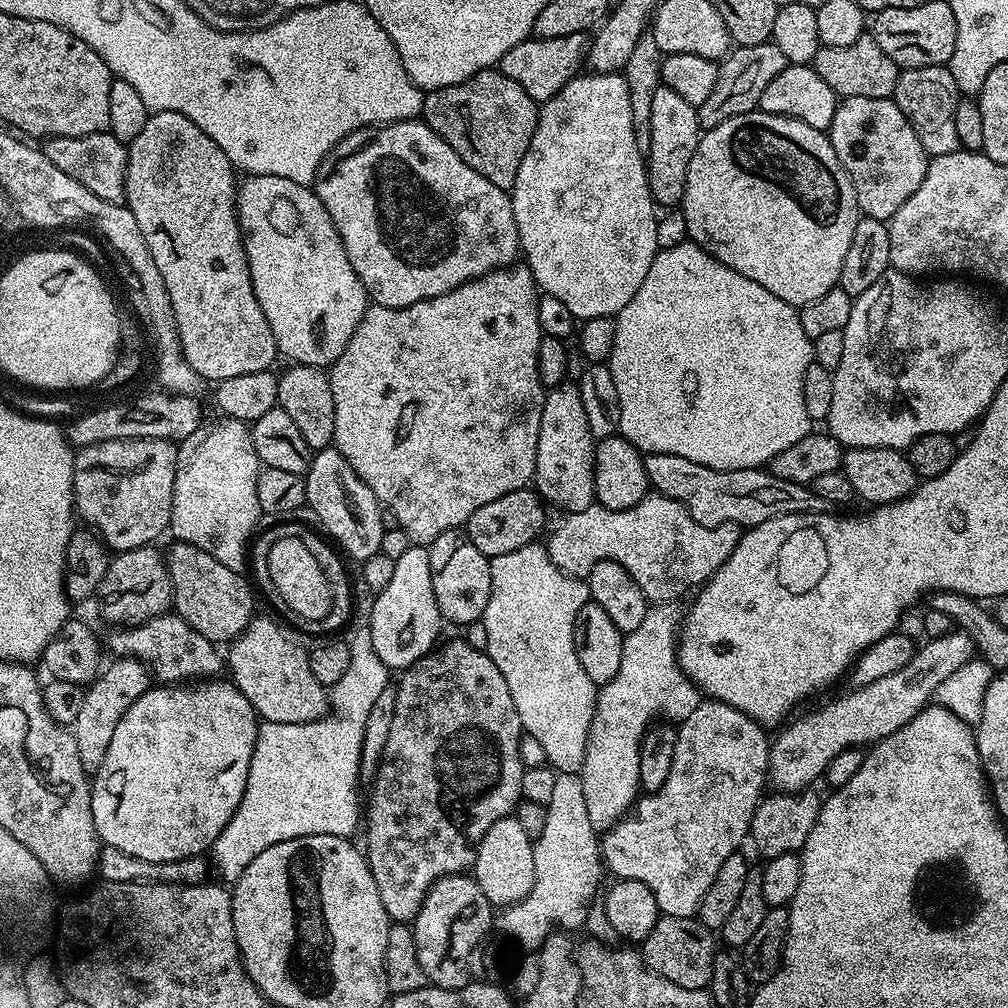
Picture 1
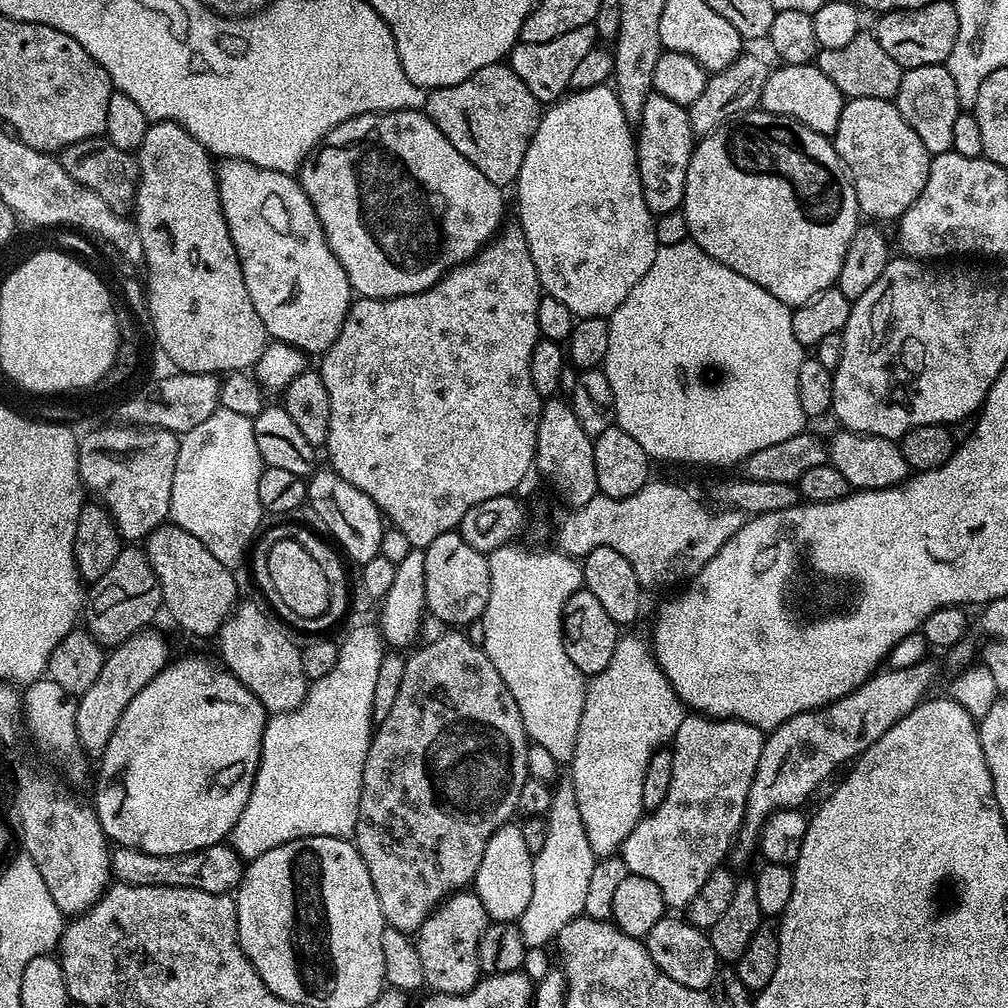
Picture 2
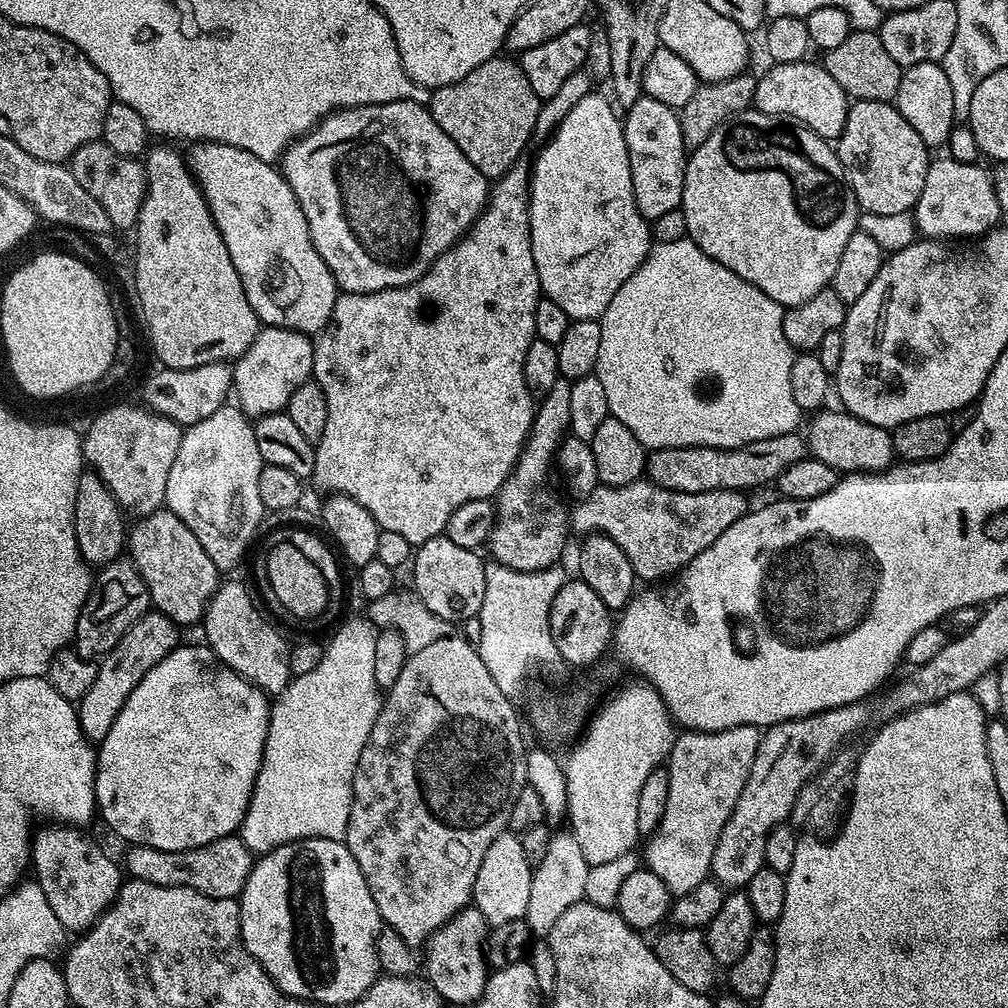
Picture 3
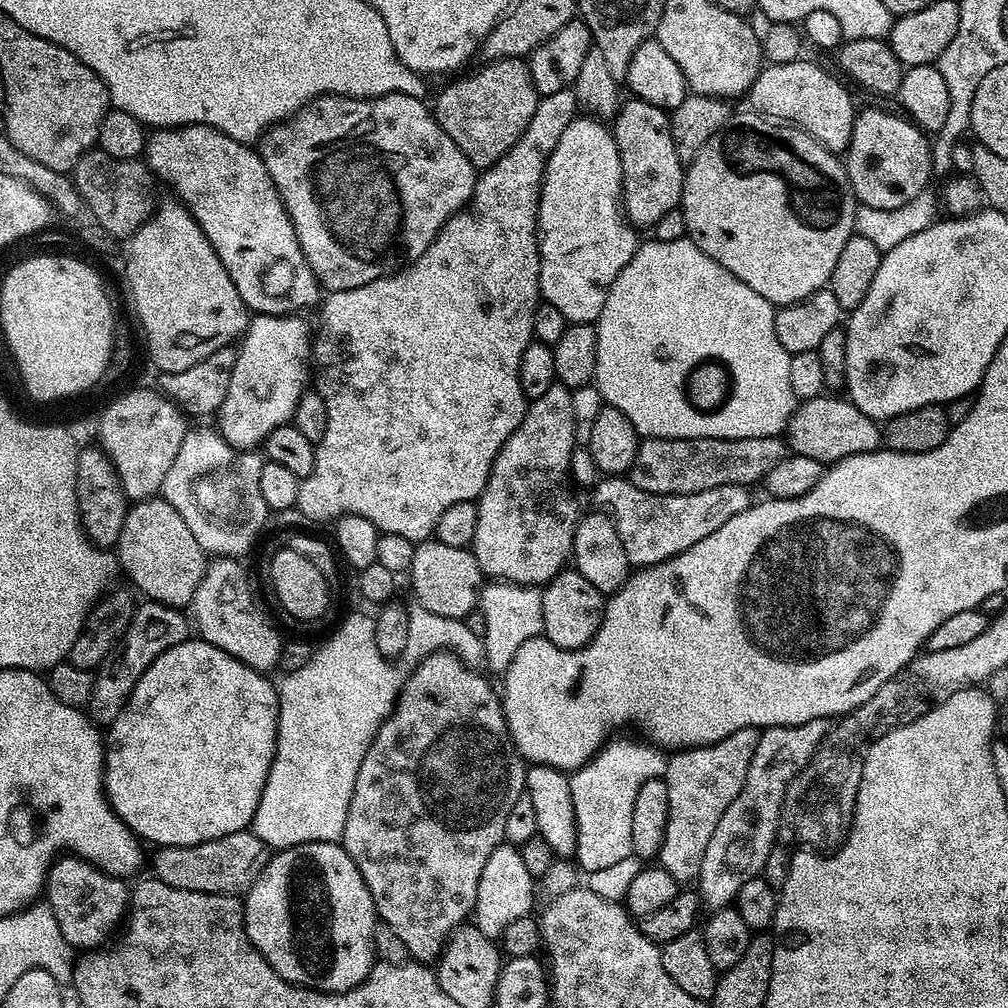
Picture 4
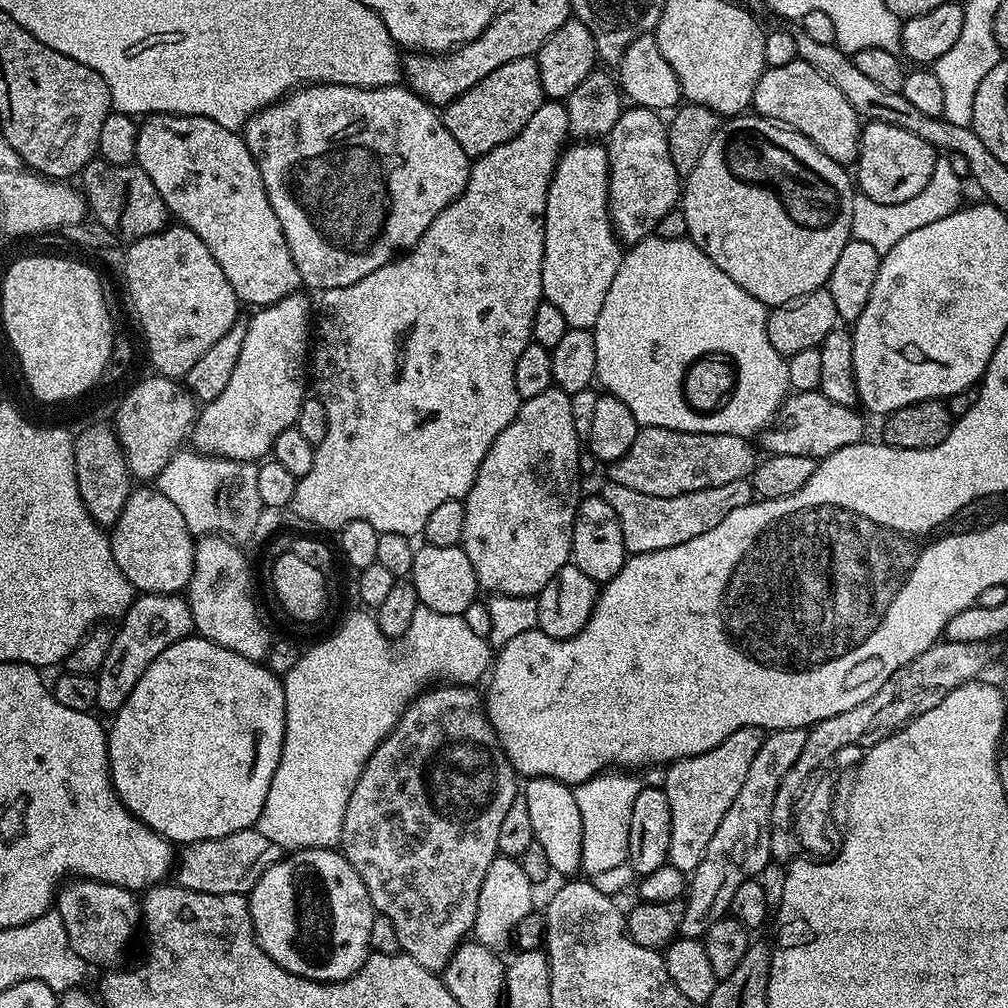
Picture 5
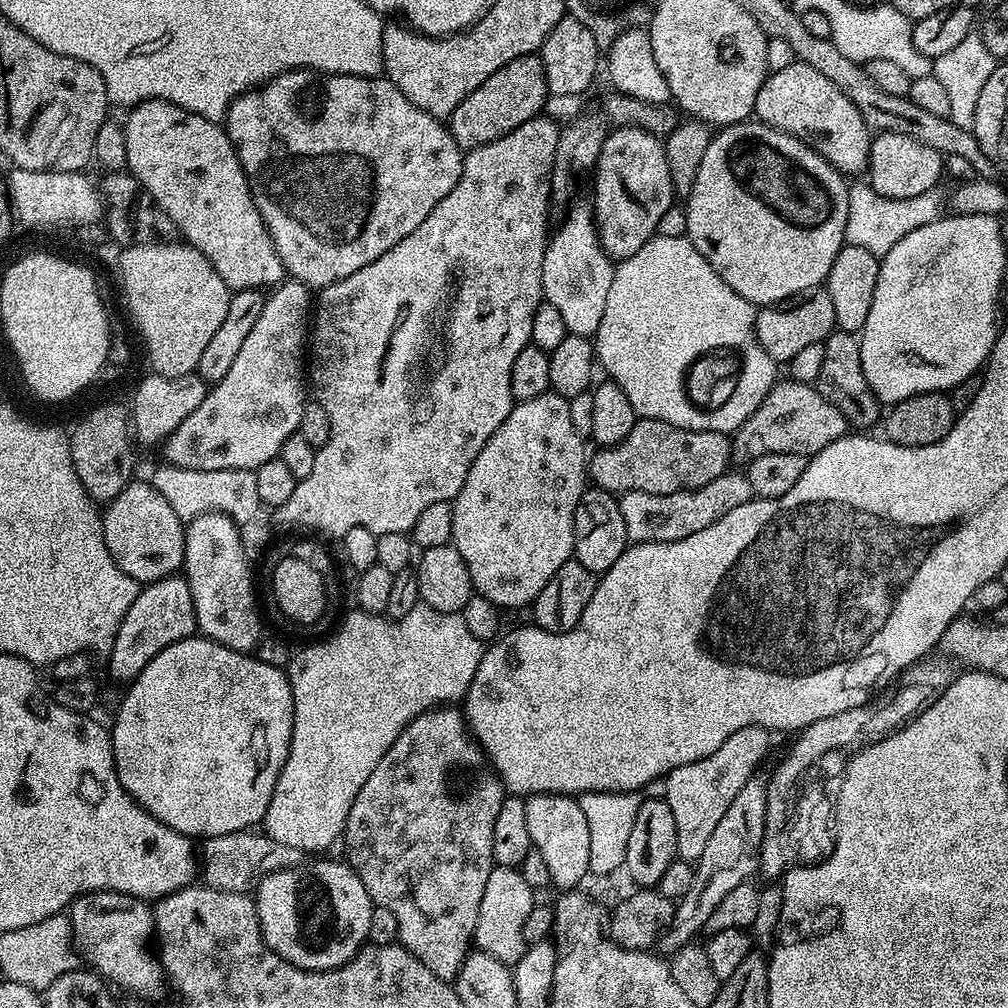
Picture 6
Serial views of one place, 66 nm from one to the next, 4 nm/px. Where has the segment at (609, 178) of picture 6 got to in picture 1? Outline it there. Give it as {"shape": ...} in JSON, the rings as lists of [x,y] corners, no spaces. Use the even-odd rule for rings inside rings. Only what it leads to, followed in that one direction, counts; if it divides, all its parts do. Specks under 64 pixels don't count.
{"shape":[[[660,84],[651,99],[650,125],[653,131],[650,150],[646,155],[648,185],[653,201],[661,209],[672,210],[683,201],[686,190],[686,170],[690,170],[690,158],[702,135],[700,119],[696,113],[697,105],[686,102],[670,86]]]}

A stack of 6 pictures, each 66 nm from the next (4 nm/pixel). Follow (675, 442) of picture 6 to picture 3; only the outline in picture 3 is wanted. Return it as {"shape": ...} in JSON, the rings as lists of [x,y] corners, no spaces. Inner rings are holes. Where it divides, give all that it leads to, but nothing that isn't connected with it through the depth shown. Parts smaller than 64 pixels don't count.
{"shape":[[[799,431],[762,438],[762,442],[750,442],[737,448],[657,448],[647,453],[646,476],[660,488],[686,494],[719,488],[747,493],[748,488],[775,485],[786,466],[794,466],[794,462],[805,459],[805,456],[806,440]]]}

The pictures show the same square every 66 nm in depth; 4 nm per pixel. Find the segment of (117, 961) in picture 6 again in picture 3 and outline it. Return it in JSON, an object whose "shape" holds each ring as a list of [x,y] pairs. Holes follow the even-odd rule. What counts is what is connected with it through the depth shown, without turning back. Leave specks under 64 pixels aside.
{"shape":[[[49,823],[32,837],[31,871],[36,871],[35,883],[40,885],[50,910],[54,910],[65,933],[83,934],[116,900],[122,883],[122,868],[76,826]]]}

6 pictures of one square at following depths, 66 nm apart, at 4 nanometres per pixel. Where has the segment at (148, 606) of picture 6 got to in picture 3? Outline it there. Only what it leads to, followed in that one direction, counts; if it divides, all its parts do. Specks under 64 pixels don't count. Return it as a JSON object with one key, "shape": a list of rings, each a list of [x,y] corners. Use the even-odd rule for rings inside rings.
{"shape":[[[150,610],[138,618],[126,634],[122,634],[114,650],[103,656],[96,670],[94,686],[90,686],[88,693],[78,701],[82,734],[89,742],[99,742],[110,734],[110,726],[114,726],[114,718],[118,718],[122,706],[126,706],[126,698],[130,698],[134,686],[138,686],[138,682],[142,682],[142,678],[146,678],[146,674],[150,674],[150,670],[154,670],[166,654],[178,647],[182,640],[180,632],[181,629],[173,620],[166,618],[166,614]]]}

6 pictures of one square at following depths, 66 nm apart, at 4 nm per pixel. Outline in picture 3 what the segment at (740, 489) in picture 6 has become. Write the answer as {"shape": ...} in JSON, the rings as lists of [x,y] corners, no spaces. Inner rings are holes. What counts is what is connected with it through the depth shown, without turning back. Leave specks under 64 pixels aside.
{"shape":[[[647,478],[635,480],[633,484],[626,486],[606,486],[600,484],[592,493],[585,495],[577,508],[570,512],[570,528],[573,533],[599,534],[609,536],[630,558],[630,566],[636,572],[637,581],[640,582],[664,582],[675,577],[691,560],[706,546],[710,546],[722,534],[722,530],[730,530],[738,518],[742,518],[750,510],[749,497],[743,492],[734,490],[710,490],[698,494],[686,494],[678,490],[666,490],[653,484]]]}

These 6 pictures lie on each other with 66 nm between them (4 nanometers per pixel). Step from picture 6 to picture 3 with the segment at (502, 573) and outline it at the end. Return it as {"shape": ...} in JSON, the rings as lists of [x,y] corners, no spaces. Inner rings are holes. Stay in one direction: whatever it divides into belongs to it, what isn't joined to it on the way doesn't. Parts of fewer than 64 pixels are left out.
{"shape":[[[561,378],[554,382],[554,390],[543,397],[541,404],[544,405],[536,408],[532,432],[524,443],[518,462],[494,497],[496,525],[492,527],[492,535],[488,538],[487,551],[492,551],[493,561],[520,568],[523,572],[553,567],[570,537],[569,505],[560,501],[559,494],[548,483],[552,480],[554,461],[562,437],[569,431],[571,389],[571,383]]]}

